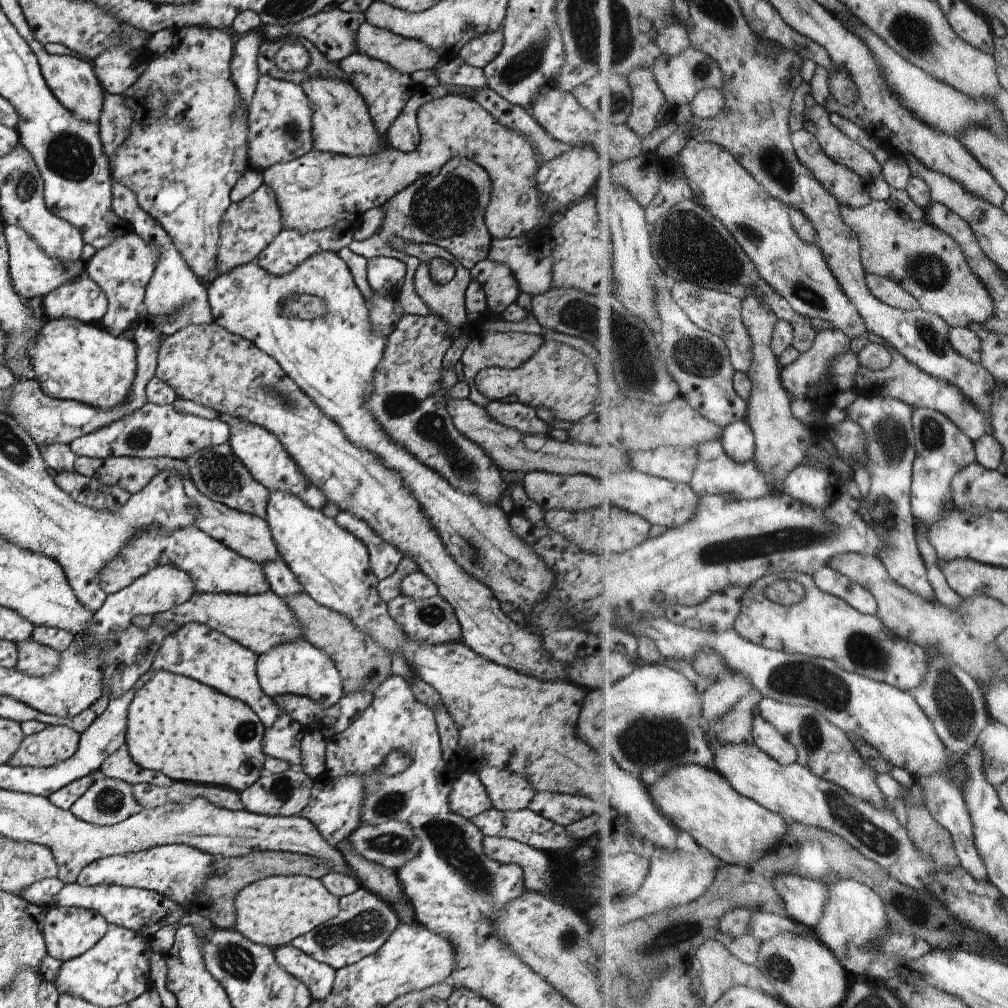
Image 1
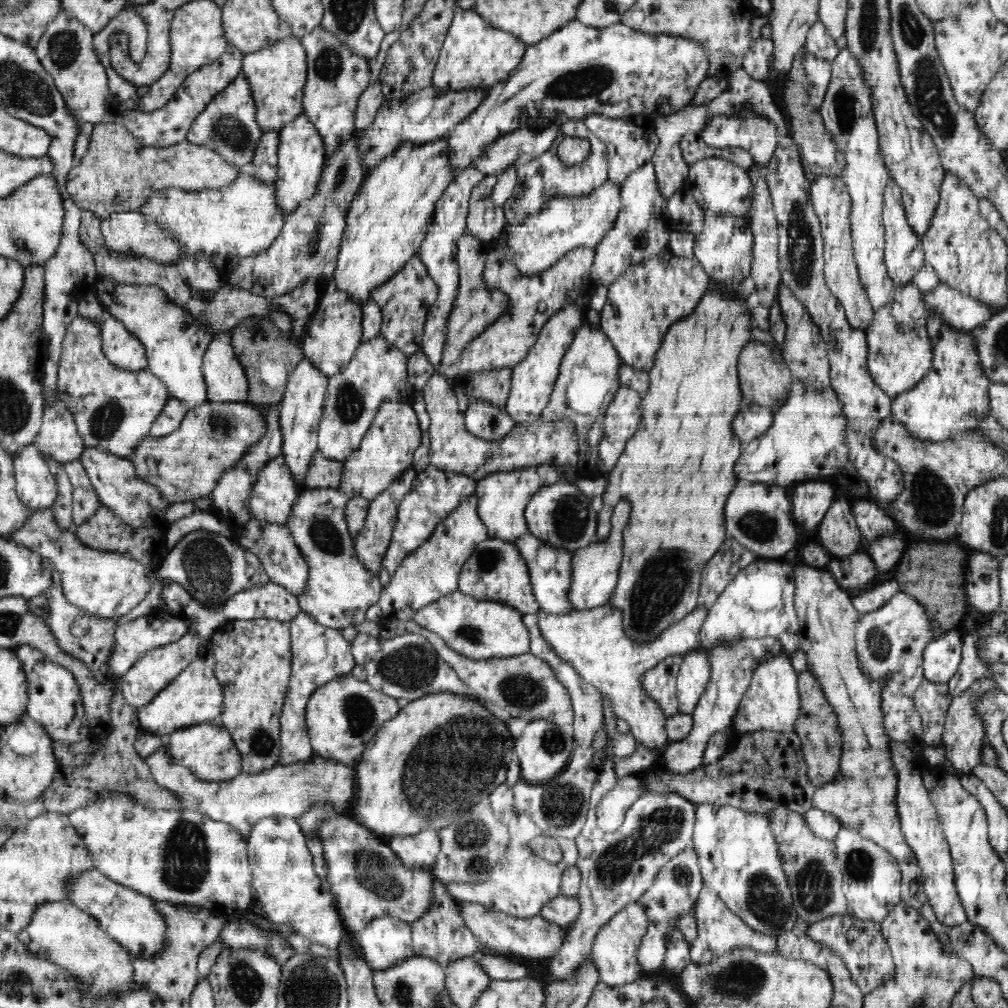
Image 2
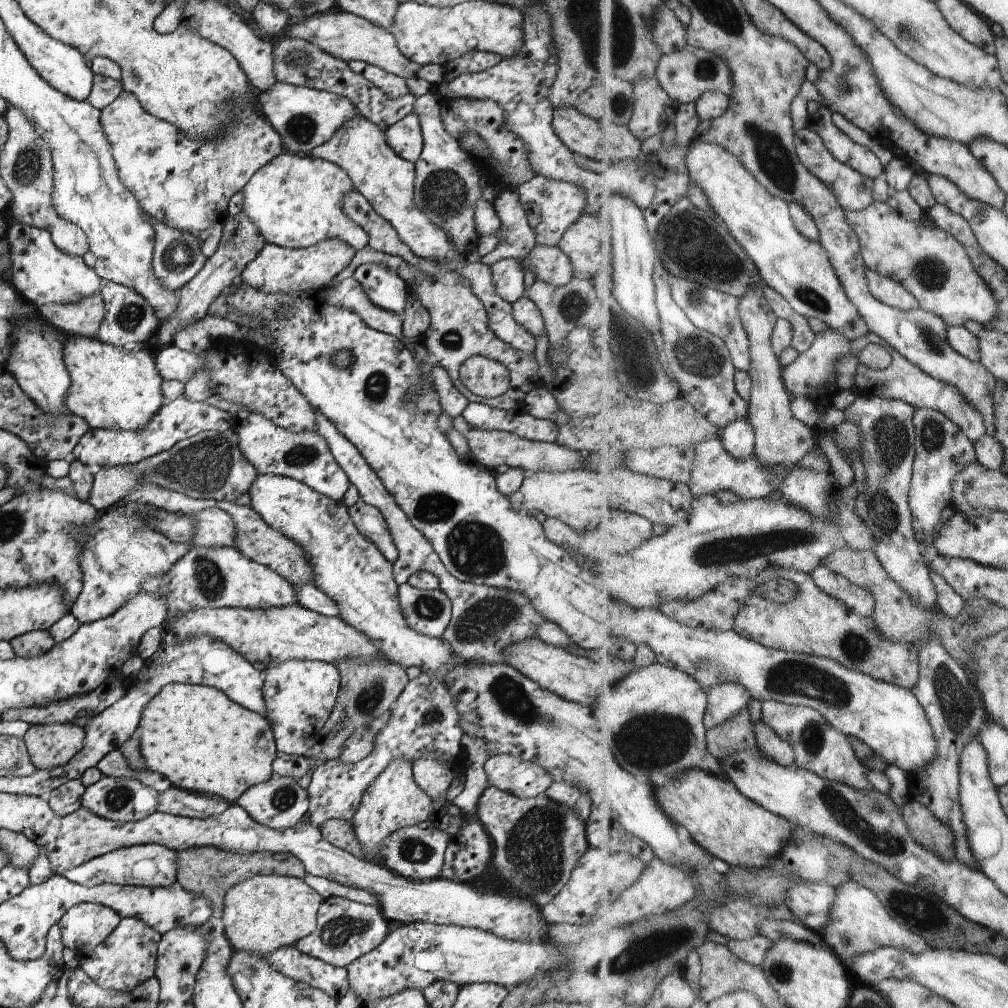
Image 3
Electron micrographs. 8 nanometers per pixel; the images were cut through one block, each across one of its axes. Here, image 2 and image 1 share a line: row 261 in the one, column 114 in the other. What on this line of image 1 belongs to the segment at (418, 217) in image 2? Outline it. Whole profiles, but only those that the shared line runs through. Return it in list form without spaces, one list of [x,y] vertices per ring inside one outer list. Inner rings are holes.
[[[46,317],[34,344],[30,344],[28,348],[28,356],[32,365],[32,378],[38,381],[42,392],[52,398],[76,400],[104,410],[122,406],[126,402],[136,376],[136,343],[133,340],[115,337],[100,324],[84,324],[66,317]]]

